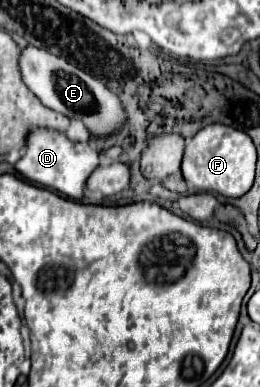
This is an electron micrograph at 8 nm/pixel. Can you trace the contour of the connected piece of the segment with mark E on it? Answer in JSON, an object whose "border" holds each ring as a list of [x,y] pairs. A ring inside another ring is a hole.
{"border":[[[28,45],[22,49],[18,65],[20,65],[22,81],[30,87],[30,91],[44,105],[48,105],[50,109],[54,109],[66,117],[80,119],[88,127],[90,133],[104,137],[104,135],[118,131],[118,127],[122,127],[126,115],[122,111],[118,97],[114,93],[110,93],[110,89],[106,89],[100,81],[90,77],[86,71],[66,63],[66,59],[52,55],[46,49],[38,49],[38,47]]]}

